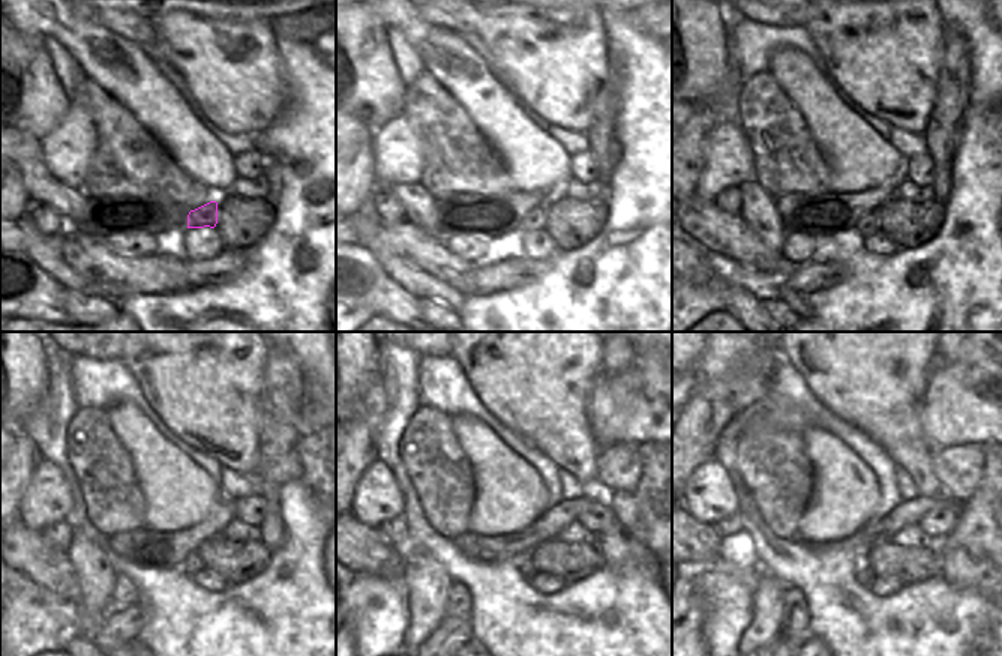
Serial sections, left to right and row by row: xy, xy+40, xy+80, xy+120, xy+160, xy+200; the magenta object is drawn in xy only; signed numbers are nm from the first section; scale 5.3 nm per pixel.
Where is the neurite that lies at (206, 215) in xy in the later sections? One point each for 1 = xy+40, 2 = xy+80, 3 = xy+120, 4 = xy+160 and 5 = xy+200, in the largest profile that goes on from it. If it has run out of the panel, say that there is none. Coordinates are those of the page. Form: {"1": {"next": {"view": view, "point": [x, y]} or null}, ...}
{"1": {"next": {"view": "xy+40", "point": [534, 221]}}, "2": {"next": {"view": "xy+80", "point": [867, 224]}}, "3": {"next": {"view": "xy+120", "point": [192, 563]}}, "4": {"next": {"view": "xy+160", "point": [528, 569]}}, "5": {"next": {"view": "xy+200", "point": [864, 577]}}}

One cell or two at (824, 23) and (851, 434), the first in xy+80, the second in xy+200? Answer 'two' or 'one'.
two

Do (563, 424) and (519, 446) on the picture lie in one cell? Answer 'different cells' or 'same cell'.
different cells

